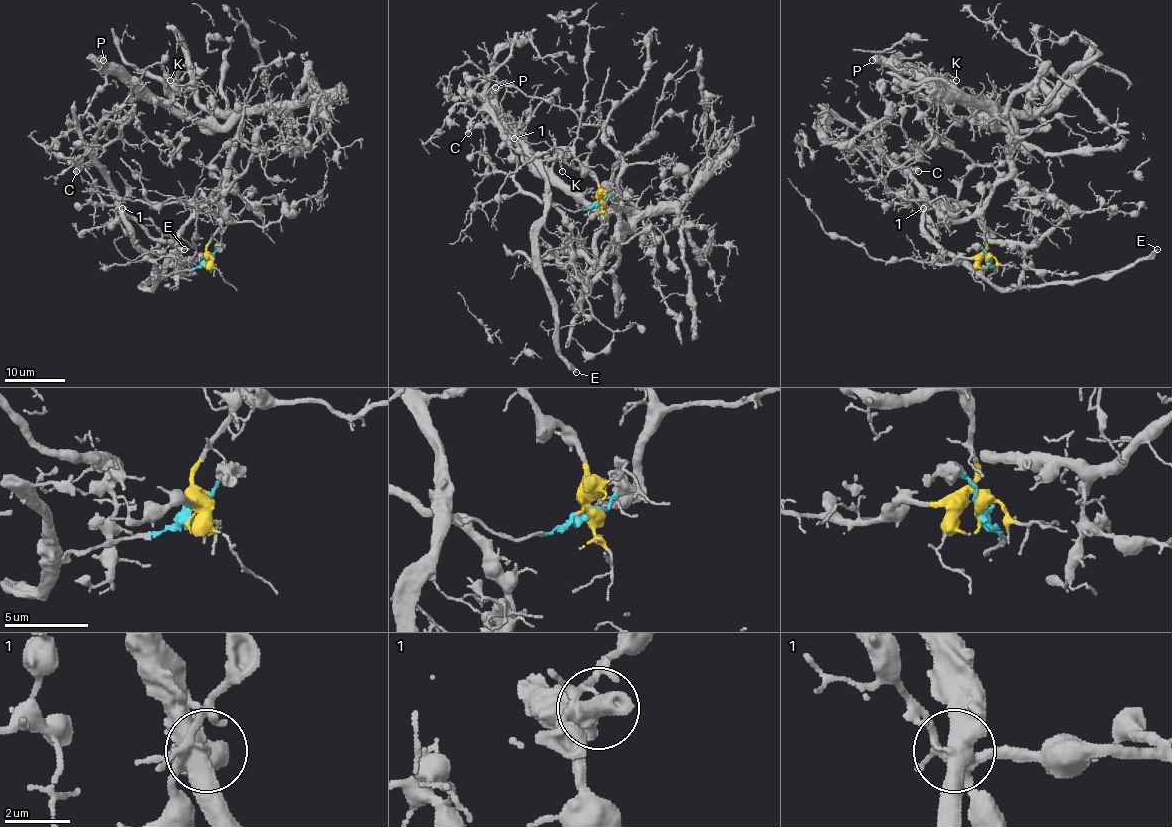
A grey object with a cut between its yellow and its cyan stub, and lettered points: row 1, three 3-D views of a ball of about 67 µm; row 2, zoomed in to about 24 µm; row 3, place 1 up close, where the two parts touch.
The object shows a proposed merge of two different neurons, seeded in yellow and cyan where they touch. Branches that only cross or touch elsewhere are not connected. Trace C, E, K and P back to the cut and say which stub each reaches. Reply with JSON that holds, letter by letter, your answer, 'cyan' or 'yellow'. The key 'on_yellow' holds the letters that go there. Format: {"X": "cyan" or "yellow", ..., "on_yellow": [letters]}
{"C": "cyan", "E": "cyan", "K": "yellow", "P": "yellow", "on_yellow": ["K", "P"]}

